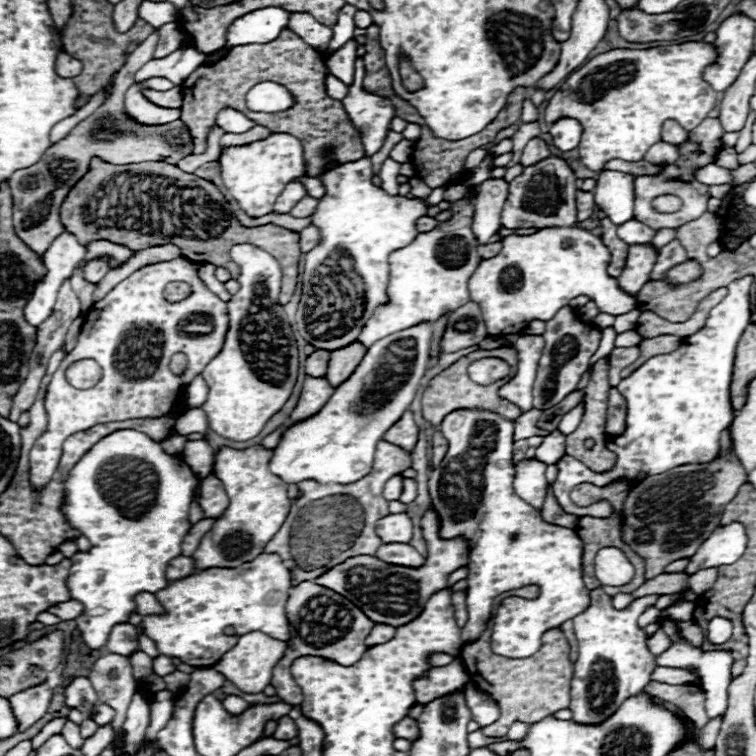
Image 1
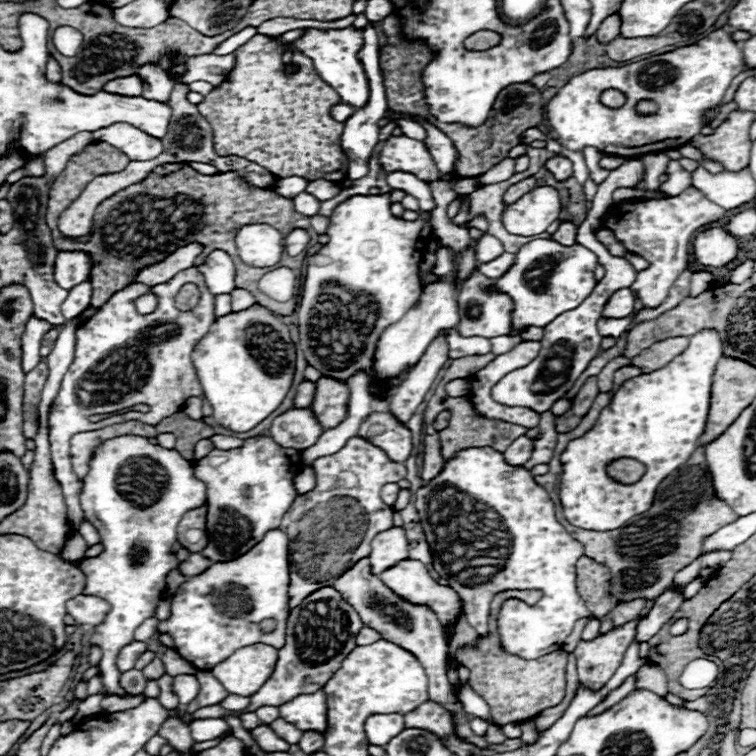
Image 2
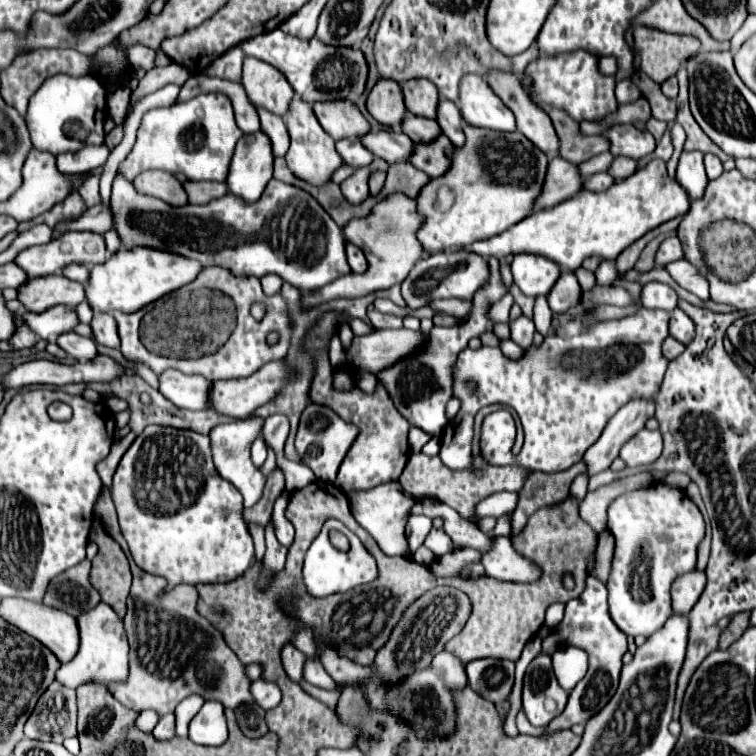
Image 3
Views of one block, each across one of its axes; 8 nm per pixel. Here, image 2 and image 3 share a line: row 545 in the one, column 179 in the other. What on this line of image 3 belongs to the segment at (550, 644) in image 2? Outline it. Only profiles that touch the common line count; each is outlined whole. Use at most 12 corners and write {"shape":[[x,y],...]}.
{"shape":[[152,424],[112,500],[142,570],[232,582],[258,562],[210,438]]}

